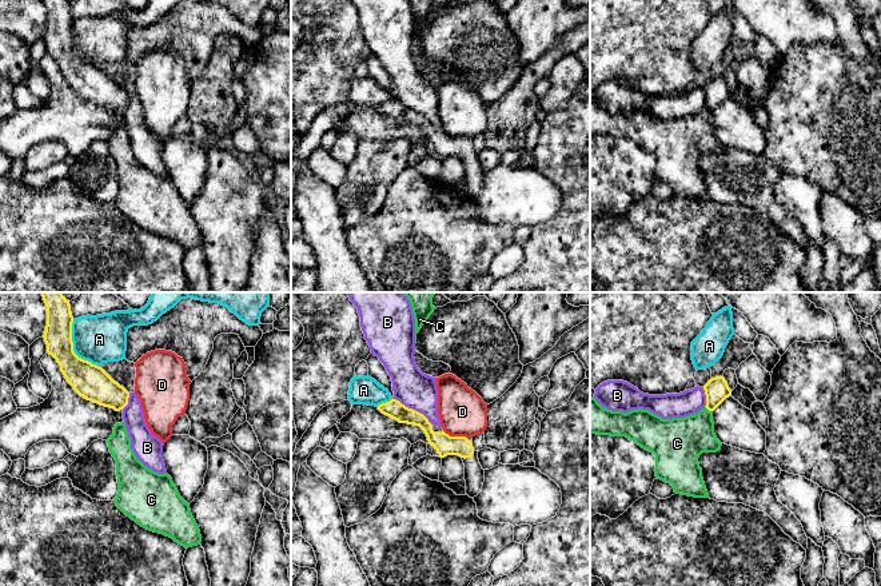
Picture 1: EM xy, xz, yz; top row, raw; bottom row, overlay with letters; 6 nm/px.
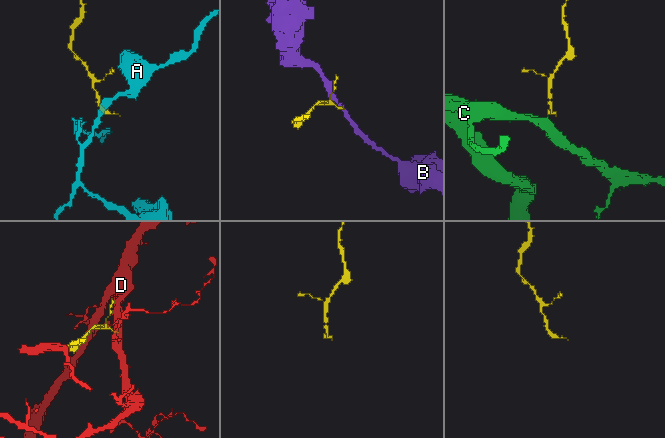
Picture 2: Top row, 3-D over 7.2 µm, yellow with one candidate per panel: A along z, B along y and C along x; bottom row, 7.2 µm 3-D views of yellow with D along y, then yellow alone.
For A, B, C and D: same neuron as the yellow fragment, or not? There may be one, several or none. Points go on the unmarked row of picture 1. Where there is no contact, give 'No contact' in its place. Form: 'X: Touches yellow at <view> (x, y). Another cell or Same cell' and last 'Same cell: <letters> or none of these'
A: Touches yellow at xy (72, 50). Another cell
B: Touches yellow at xz (414, 111). Another cell
C: Touches yellow at yz (708, 110). Same cell
D: Touches yellow at xz (455, 138). Another cell
Same cell: C

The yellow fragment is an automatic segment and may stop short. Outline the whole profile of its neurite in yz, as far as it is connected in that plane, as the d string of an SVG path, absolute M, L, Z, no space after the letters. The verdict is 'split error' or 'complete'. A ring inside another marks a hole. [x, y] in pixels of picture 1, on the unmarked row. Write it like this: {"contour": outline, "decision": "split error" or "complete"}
{"contour": "M723 77L711 79L705 87L706 107L694 116L662 120L649 111L629 113L611 112L602 108L595 99L590 99L590 135L626 137L642 150L655 156L655 178L670 184L675 195L694 199L709 199L698 159L702 154L717 154L722 144L714 135L713 112L731 96Z", "decision": "split error"}

